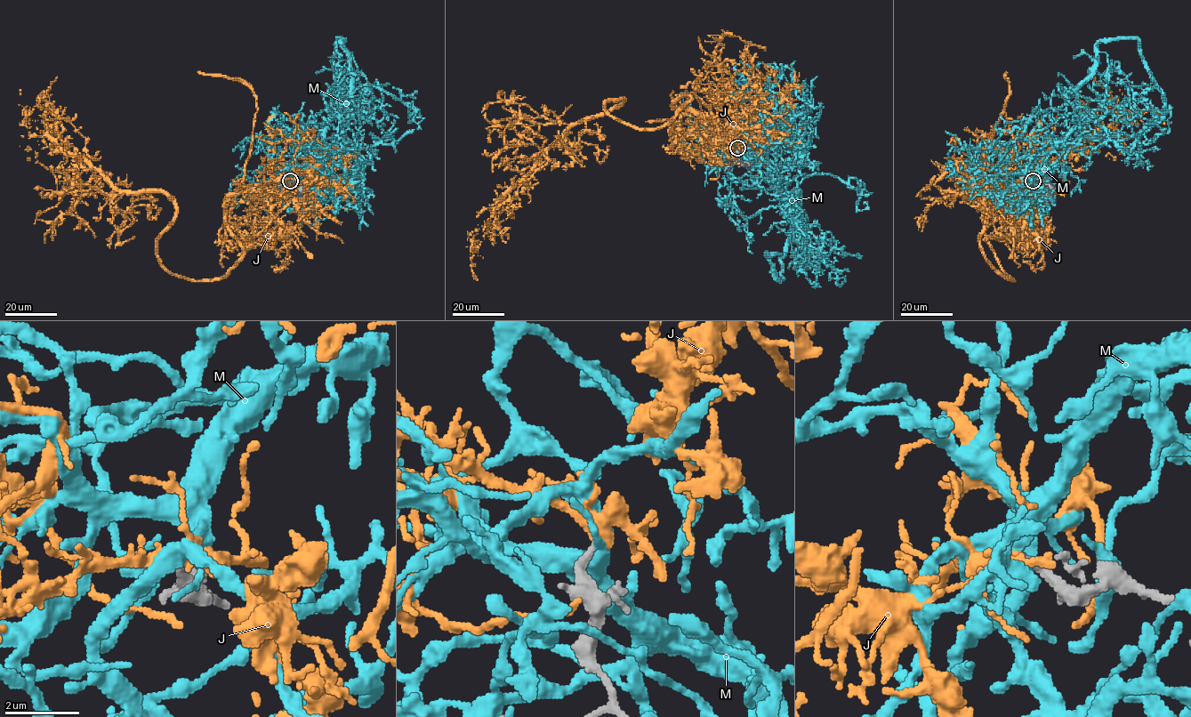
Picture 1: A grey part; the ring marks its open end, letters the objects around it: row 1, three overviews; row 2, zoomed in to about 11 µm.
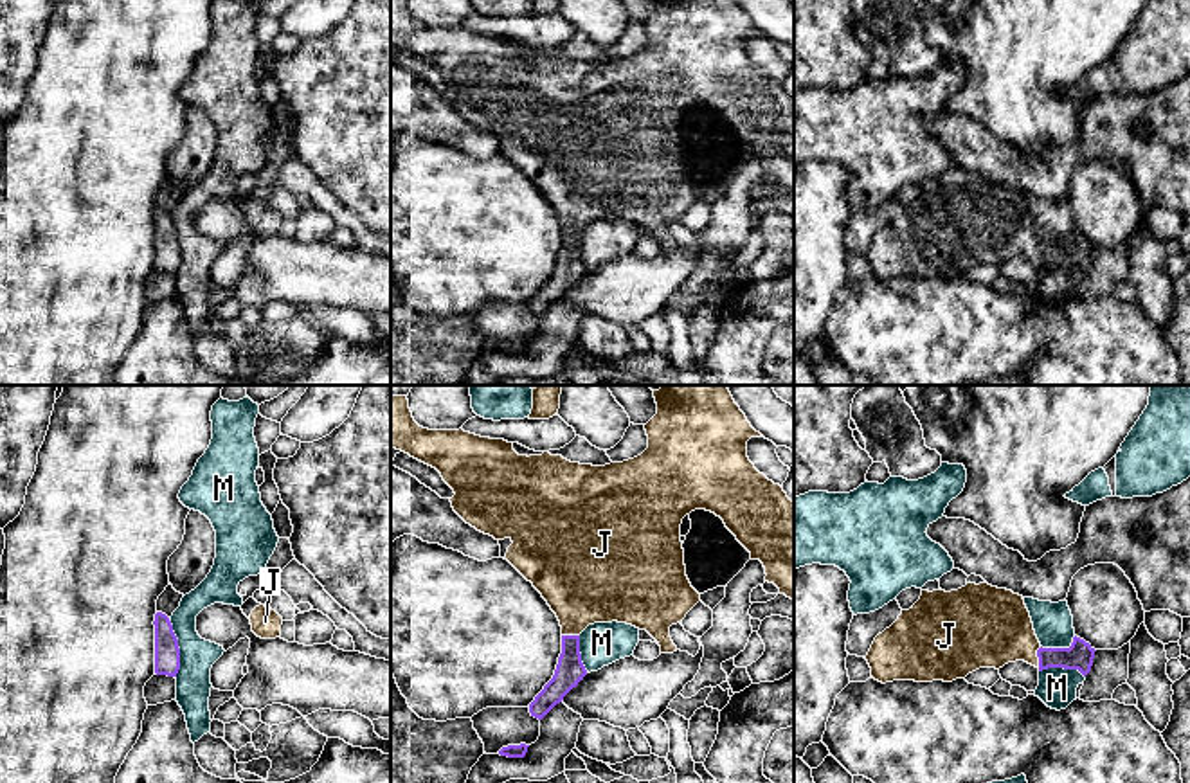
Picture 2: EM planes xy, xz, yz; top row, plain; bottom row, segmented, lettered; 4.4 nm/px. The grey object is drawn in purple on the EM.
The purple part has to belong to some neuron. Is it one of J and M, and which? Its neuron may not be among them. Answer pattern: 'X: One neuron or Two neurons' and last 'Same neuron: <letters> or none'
J: One neuron
M: Two neurons
Same neuron: J

